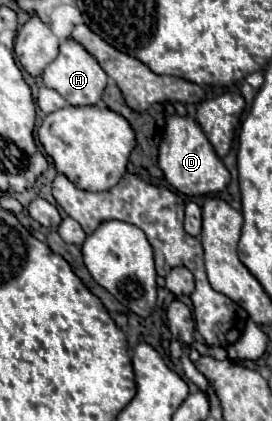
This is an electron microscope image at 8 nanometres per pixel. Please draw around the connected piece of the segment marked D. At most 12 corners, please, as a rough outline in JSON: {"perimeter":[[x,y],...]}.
{"perimeter":[[170,116],[158,150],[166,182],[218,194],[230,172],[200,126]]}

